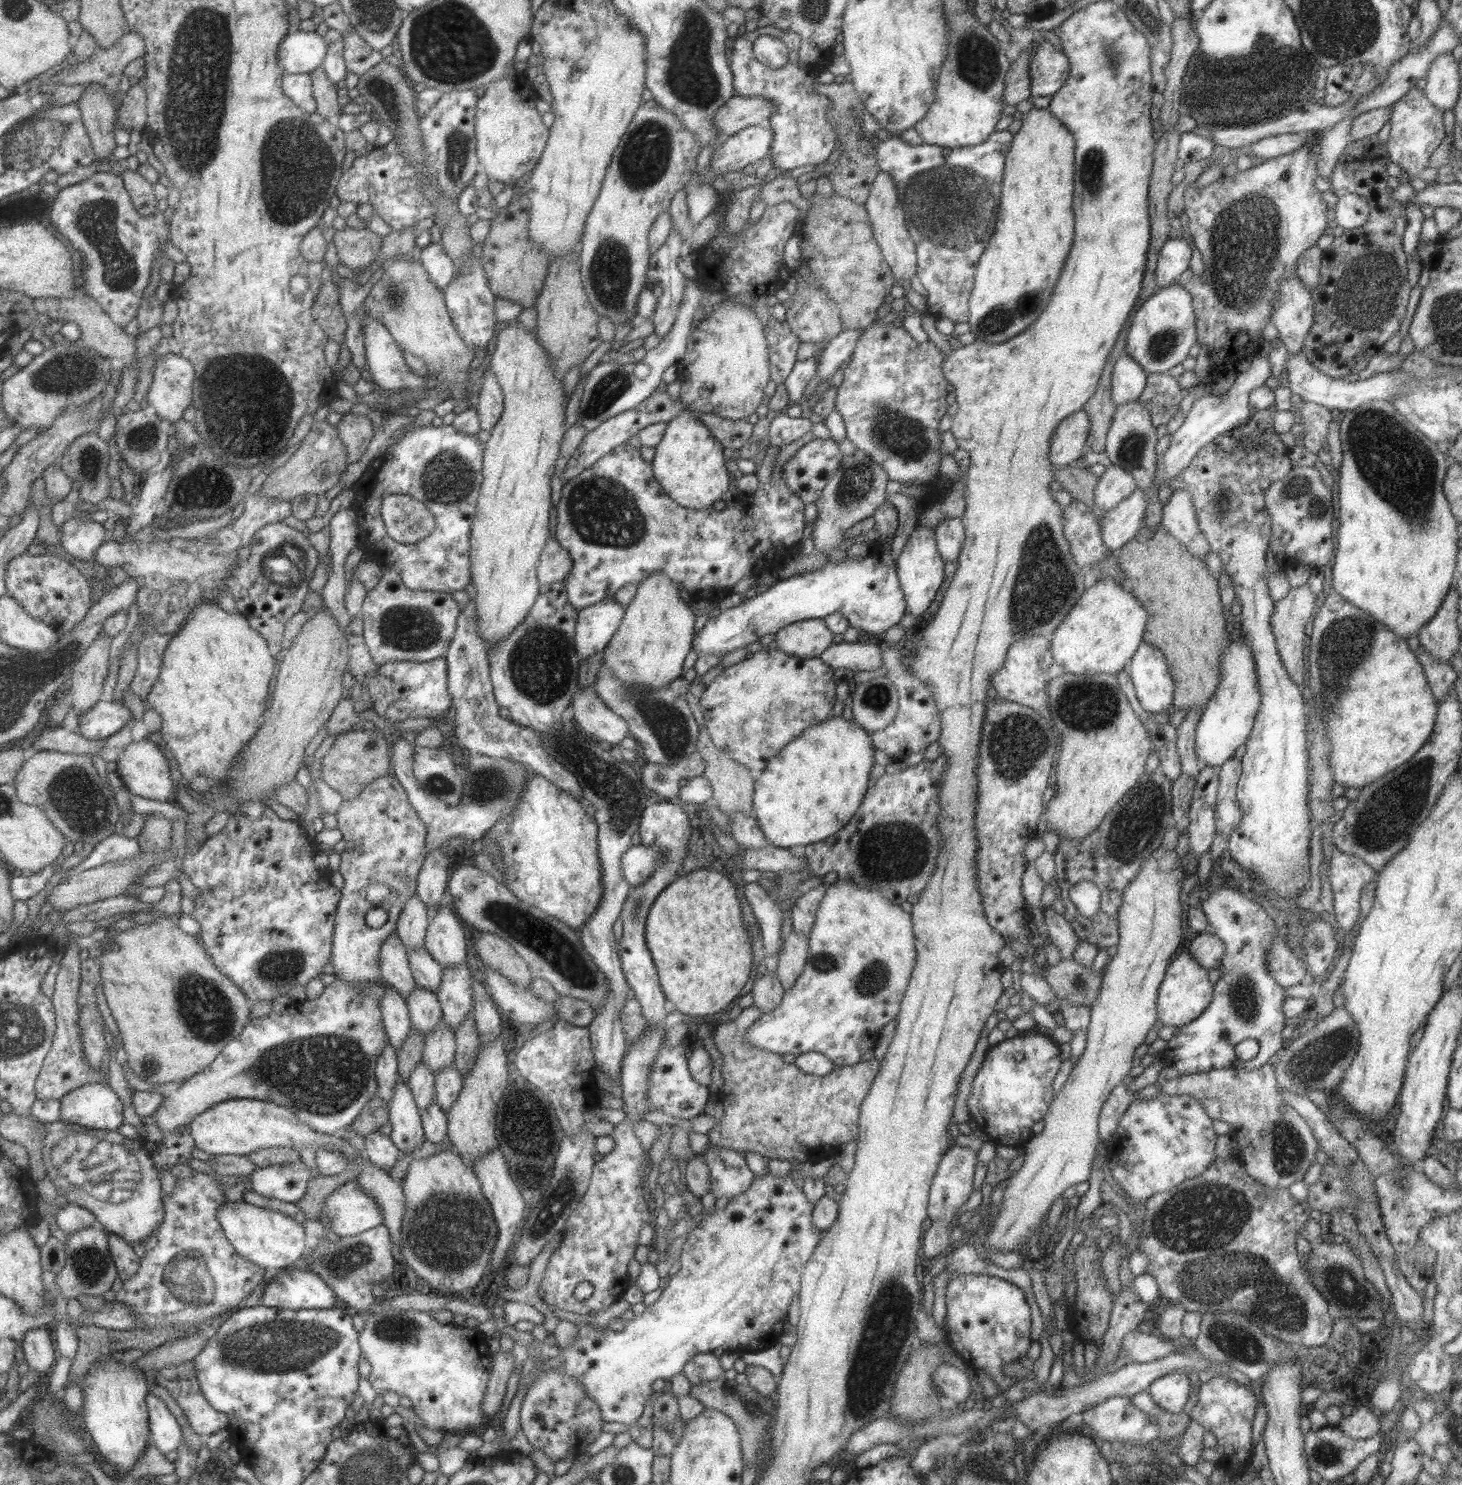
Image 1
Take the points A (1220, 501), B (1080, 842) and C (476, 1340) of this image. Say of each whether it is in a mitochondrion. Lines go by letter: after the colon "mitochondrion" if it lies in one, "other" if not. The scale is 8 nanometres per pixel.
A: mitochondrion
B: other
C: other

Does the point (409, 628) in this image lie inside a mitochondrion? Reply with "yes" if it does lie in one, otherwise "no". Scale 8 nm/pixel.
yes

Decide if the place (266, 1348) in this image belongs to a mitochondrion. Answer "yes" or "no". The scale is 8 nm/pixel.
yes

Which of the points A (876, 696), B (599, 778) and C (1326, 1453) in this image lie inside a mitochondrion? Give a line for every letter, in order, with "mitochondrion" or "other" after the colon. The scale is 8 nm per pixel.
A: mitochondrion
B: mitochondrion
C: mitochondrion

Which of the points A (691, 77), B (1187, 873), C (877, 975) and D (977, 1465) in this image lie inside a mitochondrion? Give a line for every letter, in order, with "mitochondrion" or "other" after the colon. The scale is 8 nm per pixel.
A: mitochondrion
B: other
C: mitochondrion
D: other

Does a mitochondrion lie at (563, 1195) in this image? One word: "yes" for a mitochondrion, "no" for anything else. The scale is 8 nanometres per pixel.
yes

